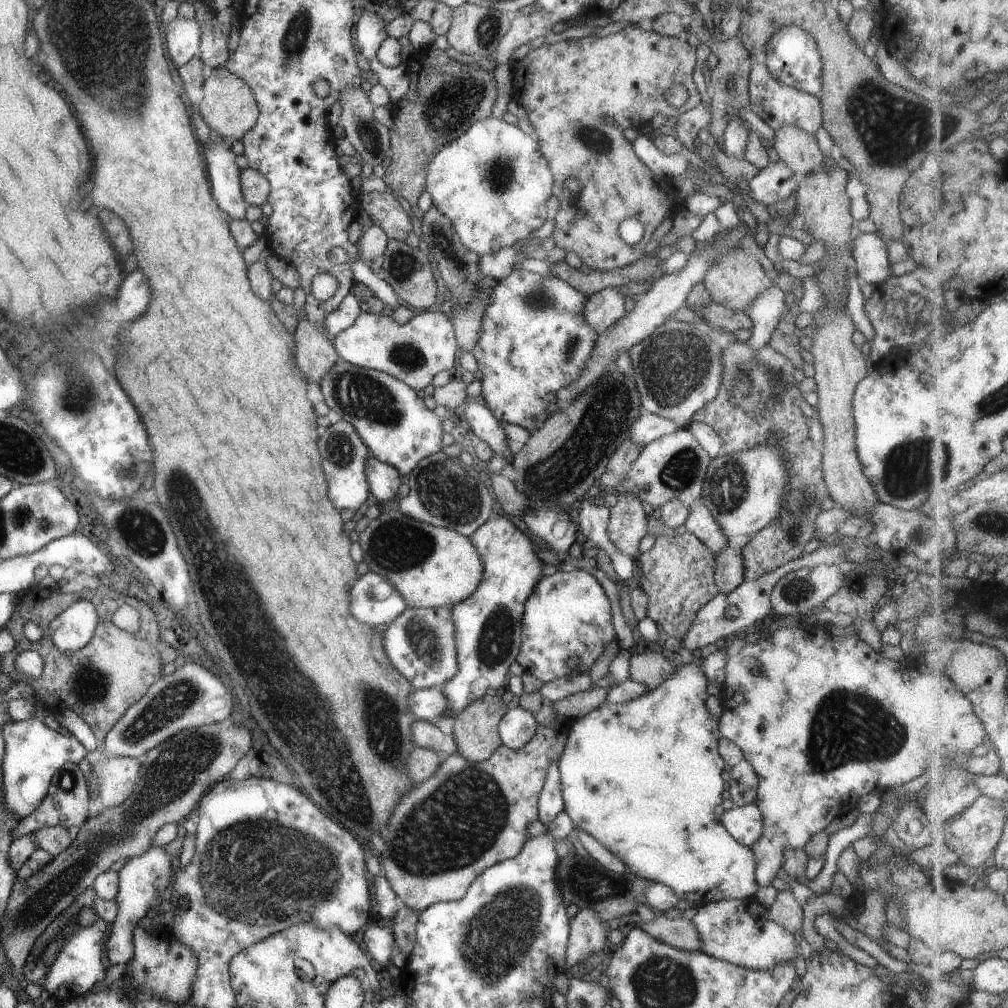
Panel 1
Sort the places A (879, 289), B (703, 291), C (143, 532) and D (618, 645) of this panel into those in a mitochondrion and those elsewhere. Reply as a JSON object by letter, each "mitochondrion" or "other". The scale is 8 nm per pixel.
{"A":"other","B":"other","C":"mitochondrion","D":"other"}

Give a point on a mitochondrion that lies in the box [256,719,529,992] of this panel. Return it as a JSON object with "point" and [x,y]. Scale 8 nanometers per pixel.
{"point":[470,807]}

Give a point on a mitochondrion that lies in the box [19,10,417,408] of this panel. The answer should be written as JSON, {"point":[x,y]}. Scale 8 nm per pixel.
{"point":[116,84]}

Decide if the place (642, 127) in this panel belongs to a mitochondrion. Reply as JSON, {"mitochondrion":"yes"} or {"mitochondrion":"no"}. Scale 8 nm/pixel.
{"mitochondrion":"no"}

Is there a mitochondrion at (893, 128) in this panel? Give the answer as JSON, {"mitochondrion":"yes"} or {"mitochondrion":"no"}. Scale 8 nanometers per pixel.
{"mitochondrion":"yes"}

